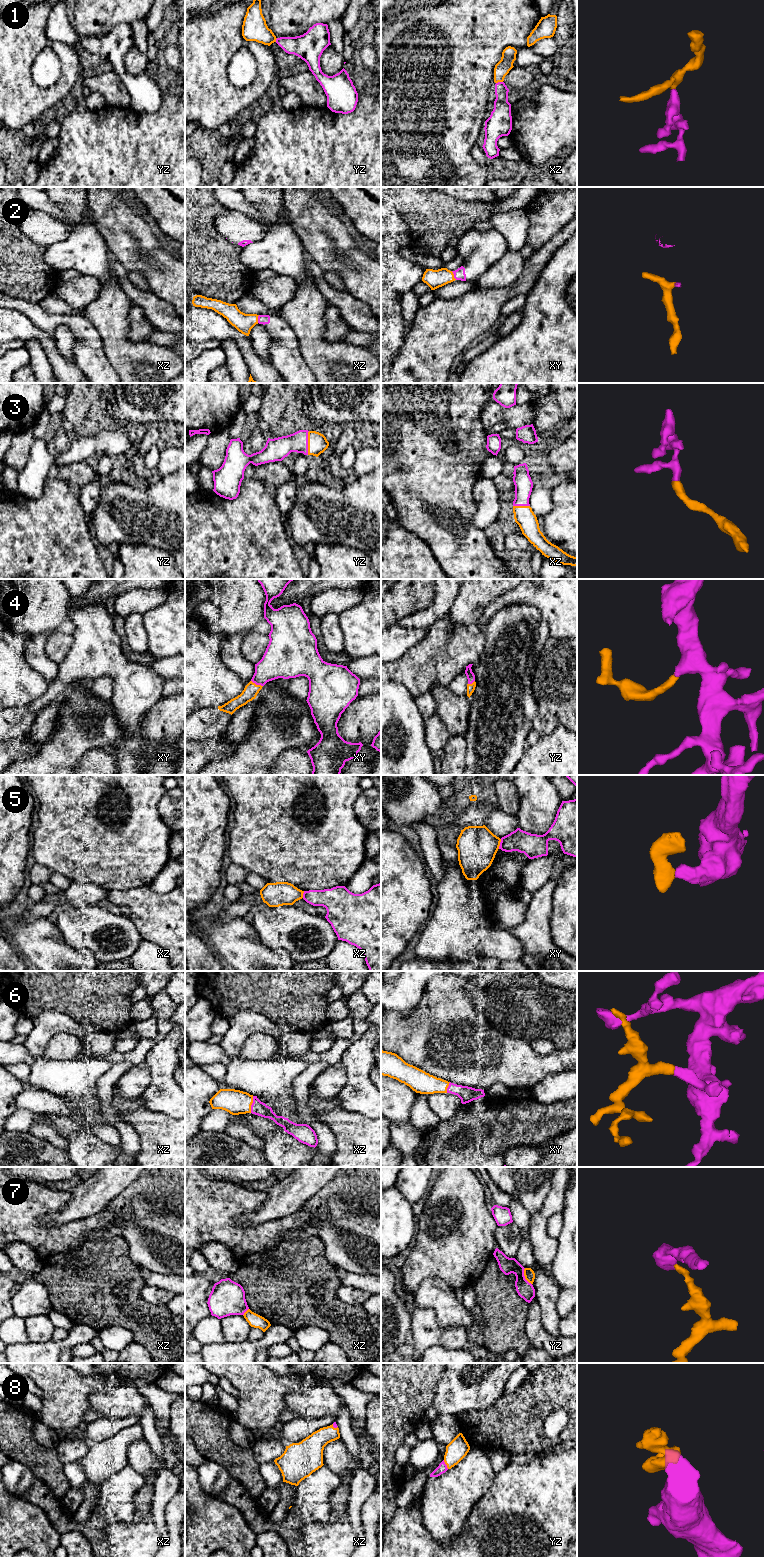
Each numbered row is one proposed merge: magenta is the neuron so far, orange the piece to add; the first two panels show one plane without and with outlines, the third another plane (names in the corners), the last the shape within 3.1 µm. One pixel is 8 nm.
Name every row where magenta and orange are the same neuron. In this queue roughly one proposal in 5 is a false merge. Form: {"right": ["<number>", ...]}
{"right": ["1", "2", "3", "4", "6", "8"]}

